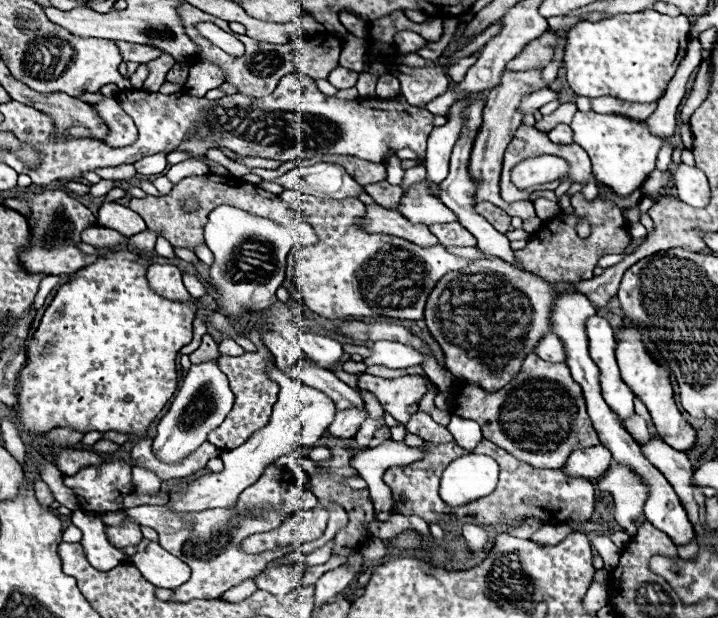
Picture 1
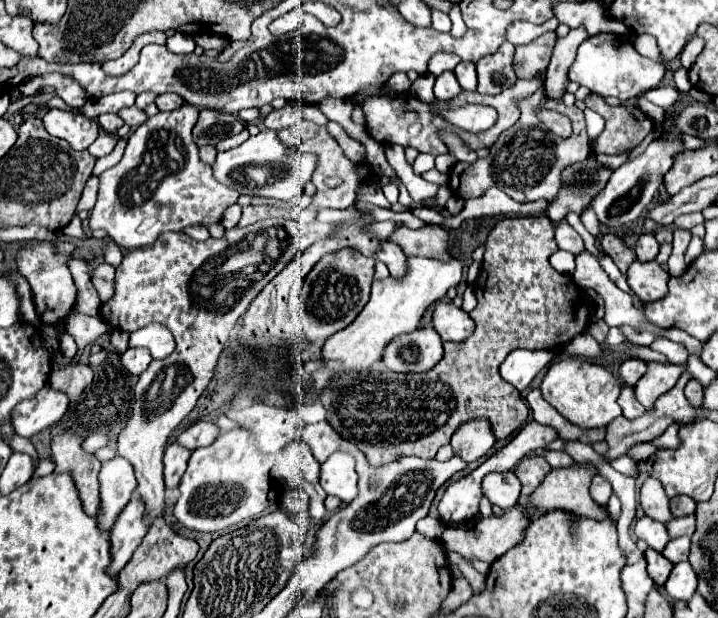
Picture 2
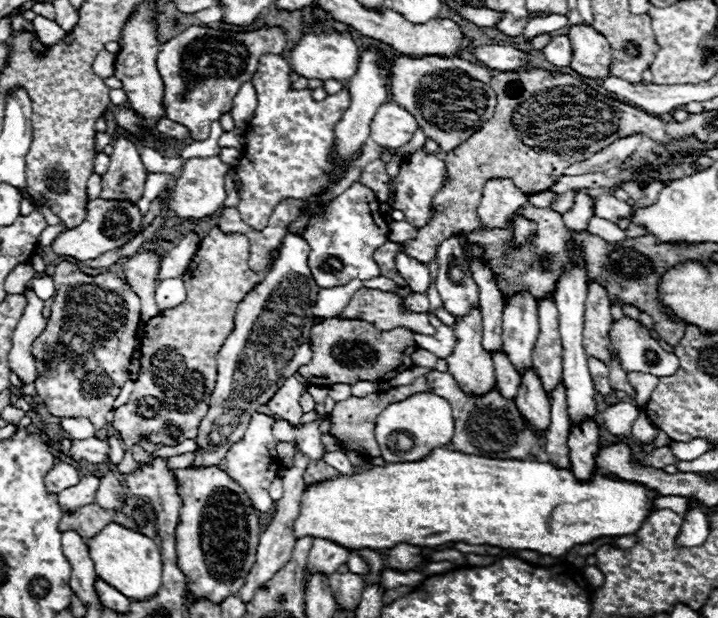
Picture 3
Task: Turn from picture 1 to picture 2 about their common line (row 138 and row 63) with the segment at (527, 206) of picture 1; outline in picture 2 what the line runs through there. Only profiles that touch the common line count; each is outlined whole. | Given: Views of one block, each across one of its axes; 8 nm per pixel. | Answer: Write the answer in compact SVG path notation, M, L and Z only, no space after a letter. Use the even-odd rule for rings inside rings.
M504 42L498 52L484 56L478 60L478 92L480 94L500 94L502 90L514 86L516 74L512 70L512 56L514 46L510 42Z

